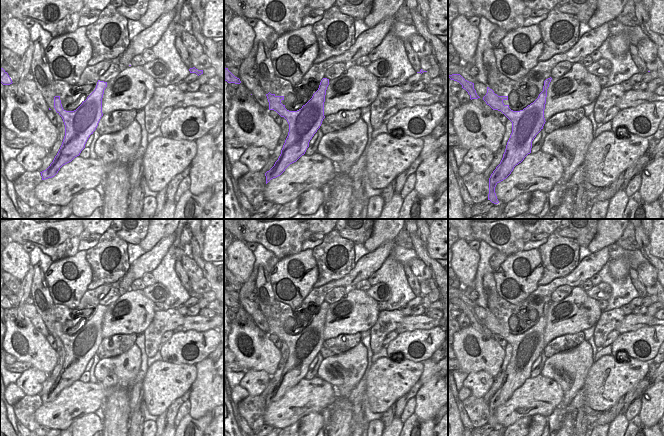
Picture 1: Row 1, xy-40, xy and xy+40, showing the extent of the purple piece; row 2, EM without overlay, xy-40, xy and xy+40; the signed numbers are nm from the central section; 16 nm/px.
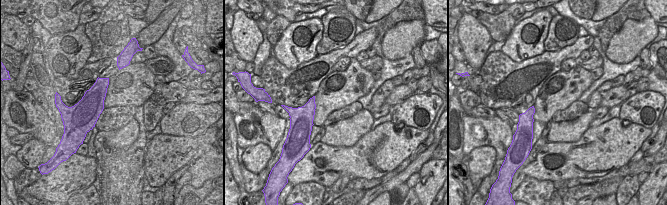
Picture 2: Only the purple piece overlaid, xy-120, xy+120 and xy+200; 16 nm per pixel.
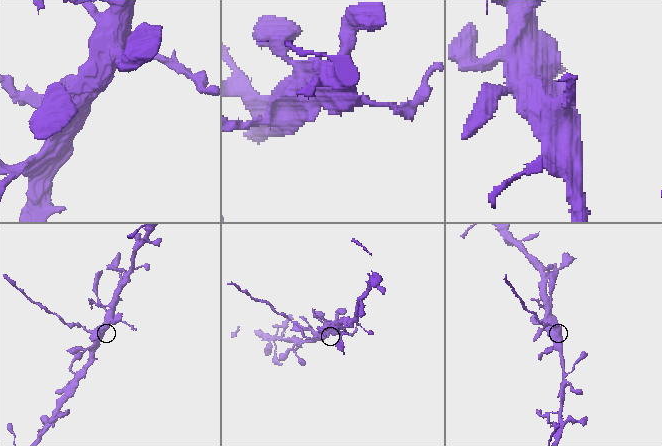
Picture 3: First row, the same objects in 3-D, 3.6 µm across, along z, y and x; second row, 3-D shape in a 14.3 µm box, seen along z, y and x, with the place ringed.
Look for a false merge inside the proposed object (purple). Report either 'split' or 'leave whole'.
split

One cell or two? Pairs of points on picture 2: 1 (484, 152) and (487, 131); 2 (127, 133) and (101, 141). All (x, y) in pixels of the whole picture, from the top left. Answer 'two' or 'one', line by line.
1: two
2: one

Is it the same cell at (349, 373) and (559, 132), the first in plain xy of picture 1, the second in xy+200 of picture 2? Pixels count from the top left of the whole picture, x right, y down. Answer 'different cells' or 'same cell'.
same cell

